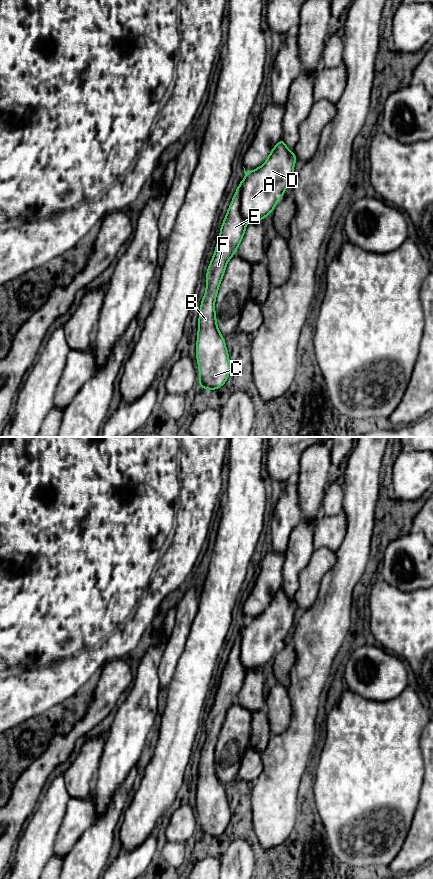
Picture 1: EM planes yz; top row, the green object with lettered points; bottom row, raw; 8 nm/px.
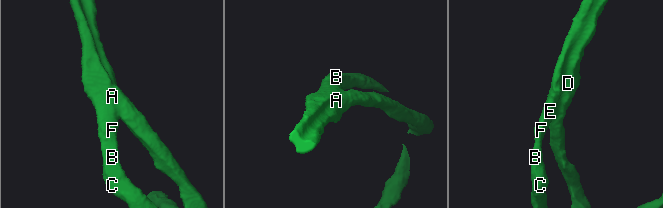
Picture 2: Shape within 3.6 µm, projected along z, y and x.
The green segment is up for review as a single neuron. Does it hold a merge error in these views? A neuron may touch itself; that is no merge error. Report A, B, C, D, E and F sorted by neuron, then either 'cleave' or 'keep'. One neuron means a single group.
groups A D / B C E F; cleave

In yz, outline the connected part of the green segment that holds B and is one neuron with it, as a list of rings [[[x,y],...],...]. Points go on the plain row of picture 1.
[[[243,629],[240,630],[228,656],[206,721],[206,739],[200,754],[196,791],[199,835],[203,837],[216,838],[223,834],[231,818],[224,785],[217,774],[215,747],[227,711],[236,701],[246,680],[240,648]]]

